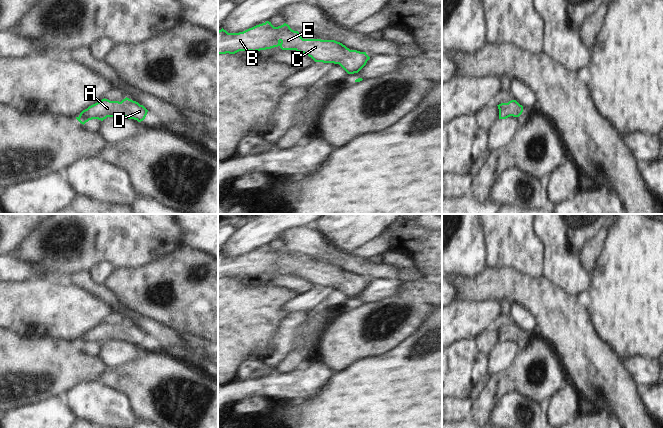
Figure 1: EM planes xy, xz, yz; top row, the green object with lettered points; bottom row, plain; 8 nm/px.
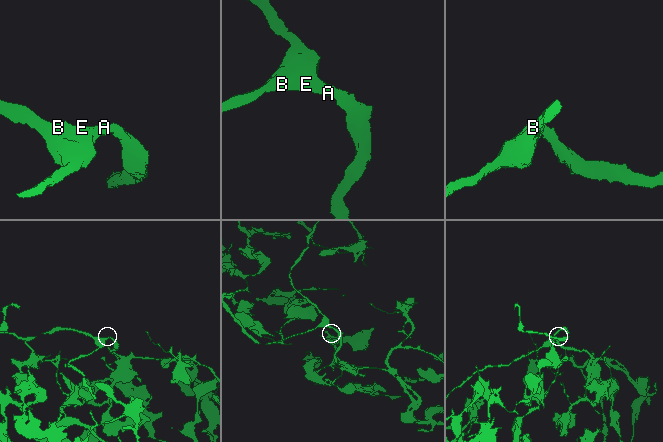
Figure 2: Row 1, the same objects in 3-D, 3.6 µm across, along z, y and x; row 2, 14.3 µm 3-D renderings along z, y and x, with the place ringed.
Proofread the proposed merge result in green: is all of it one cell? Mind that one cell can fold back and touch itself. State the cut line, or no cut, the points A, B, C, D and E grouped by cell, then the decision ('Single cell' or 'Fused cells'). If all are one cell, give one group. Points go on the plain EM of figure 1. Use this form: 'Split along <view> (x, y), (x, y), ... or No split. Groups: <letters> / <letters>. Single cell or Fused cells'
No split. Groups: A B C D E. Single cell

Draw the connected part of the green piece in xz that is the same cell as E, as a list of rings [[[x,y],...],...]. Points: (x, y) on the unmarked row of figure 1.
[[[266,245],[239,257],[228,257],[223,252],[218,255],[218,278],[256,276],[278,270],[304,277],[315,286],[339,288],[348,298],[358,297],[370,283],[366,276],[350,274],[335,264],[303,263],[286,247],[274,251]]]

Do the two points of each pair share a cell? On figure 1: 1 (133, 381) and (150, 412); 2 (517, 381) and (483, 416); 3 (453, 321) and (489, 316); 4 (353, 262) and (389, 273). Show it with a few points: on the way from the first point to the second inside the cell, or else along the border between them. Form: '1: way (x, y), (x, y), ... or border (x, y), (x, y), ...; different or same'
1: way (141, 389), (149, 397), (150, 404); same
2: way (505, 382), (484, 404); same
3: way (462, 319), (480, 317); same
4: way (362, 267), (380, 270); same

